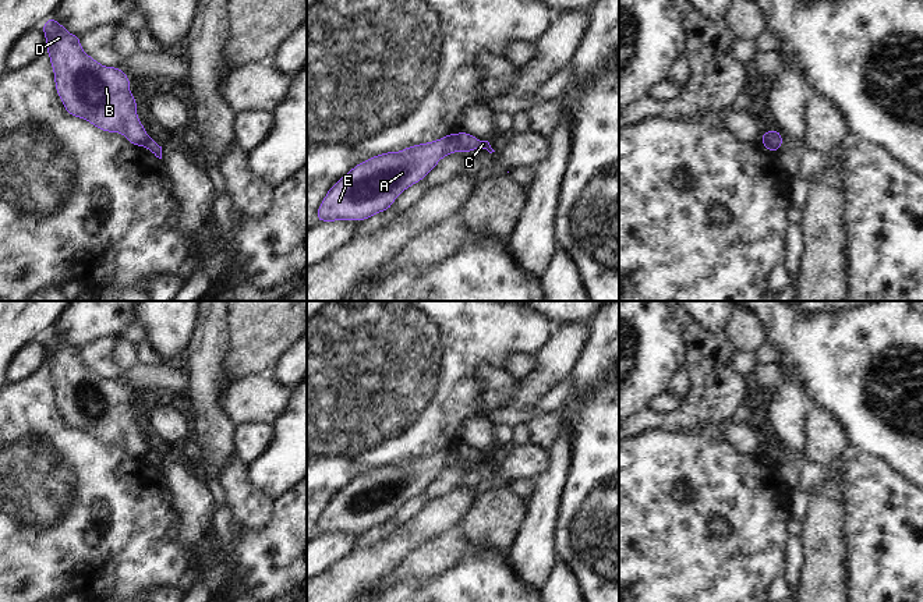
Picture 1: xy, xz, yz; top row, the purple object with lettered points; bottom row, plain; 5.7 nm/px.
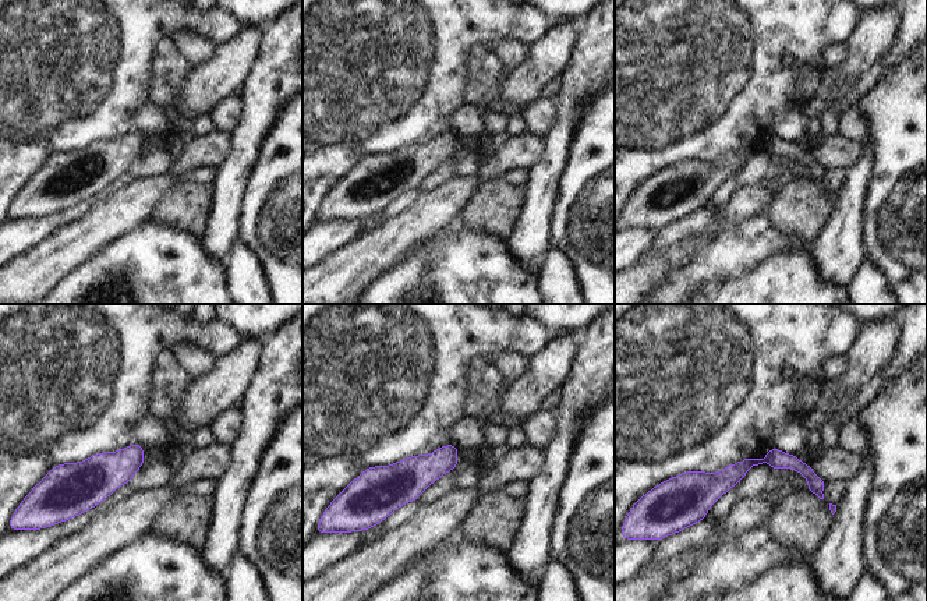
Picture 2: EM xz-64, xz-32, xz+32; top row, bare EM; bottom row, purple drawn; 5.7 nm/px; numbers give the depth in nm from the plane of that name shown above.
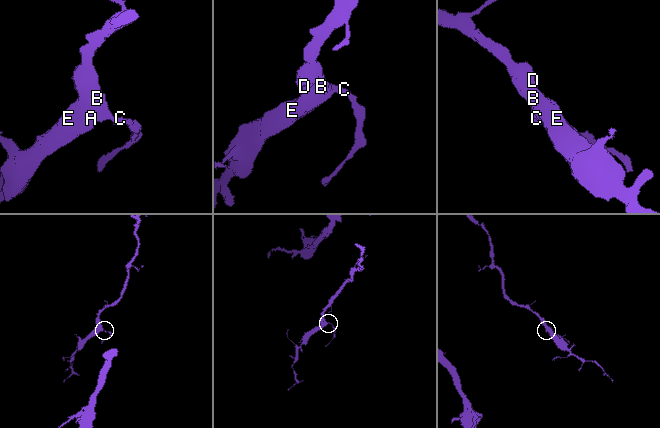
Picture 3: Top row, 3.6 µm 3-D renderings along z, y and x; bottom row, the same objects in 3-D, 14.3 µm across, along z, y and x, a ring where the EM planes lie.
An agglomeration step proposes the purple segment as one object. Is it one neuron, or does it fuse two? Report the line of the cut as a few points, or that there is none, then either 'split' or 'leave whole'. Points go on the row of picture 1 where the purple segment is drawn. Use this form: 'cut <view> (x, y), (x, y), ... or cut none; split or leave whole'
cut xz (456, 134), (462, 151); split

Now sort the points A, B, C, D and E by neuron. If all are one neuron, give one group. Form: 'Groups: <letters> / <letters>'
Groups: A B D E / C

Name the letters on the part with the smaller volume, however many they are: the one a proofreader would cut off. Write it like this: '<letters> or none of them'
C

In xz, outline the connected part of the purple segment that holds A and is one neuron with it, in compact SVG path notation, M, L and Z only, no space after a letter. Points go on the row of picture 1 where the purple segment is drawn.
M457 134L385 152L360 162L326 192L316 222L363 222L390 209L395 199L420 183L449 153L462 152Z

